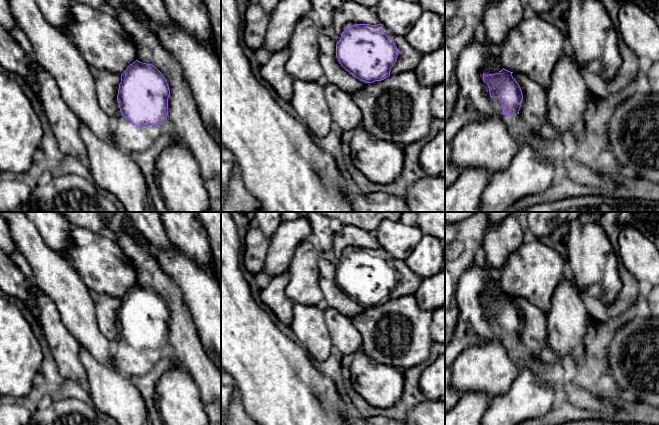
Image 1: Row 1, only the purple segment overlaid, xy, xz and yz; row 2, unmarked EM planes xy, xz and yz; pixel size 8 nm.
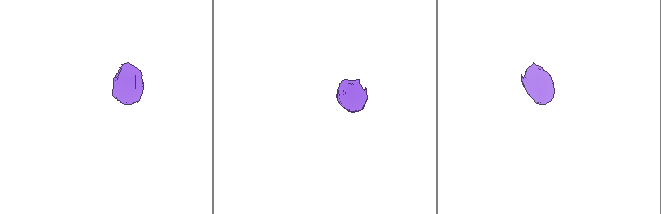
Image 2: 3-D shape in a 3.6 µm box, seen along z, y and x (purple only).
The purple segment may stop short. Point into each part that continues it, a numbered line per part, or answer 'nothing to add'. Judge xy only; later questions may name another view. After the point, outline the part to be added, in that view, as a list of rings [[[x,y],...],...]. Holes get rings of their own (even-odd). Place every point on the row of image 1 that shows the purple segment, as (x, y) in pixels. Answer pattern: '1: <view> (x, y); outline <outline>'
1: xy (130, 138); outline [[[121,115],[114,121],[114,141],[126,152],[143,152],[155,142],[164,129],[165,124],[140,128]]]

